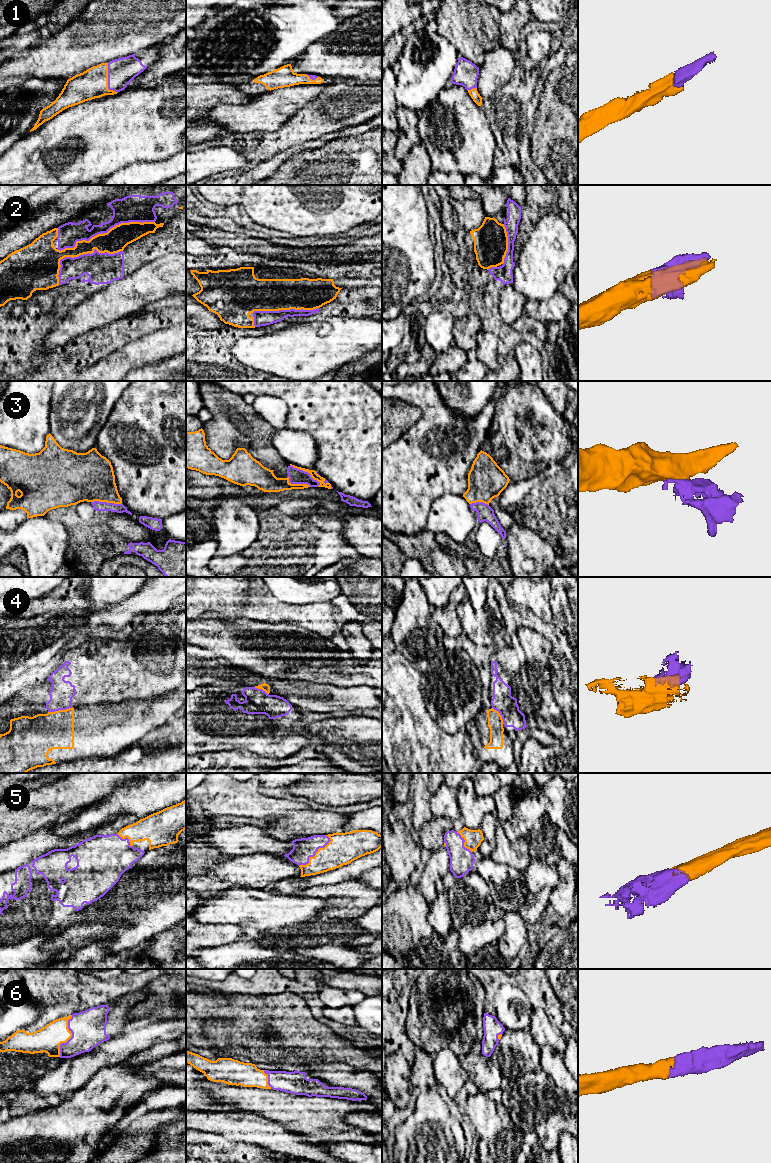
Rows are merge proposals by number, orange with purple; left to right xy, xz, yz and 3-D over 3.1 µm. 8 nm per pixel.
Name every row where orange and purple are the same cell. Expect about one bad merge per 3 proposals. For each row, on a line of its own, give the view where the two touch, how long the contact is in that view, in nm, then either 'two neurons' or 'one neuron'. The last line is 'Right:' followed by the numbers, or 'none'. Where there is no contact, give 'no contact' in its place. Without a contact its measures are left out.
1: contact in xy; length 260 nm; one neuron
2: contact in xy; length 800 nm; one neuron
3: contact in xz; length 300 nm; two neurons
4: contact in xy; length 200 nm; two neurons
5: contact in xz; length 340 nm; one neuron
6: contact in xy; length 360 nm; one neuron
Right: 1, 2, 5, 6

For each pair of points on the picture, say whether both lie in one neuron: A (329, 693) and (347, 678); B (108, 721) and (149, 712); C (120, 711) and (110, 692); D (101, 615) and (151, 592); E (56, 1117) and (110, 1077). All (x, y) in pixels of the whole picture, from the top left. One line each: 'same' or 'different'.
A: different
B: same
C: different
D: same
E: same

